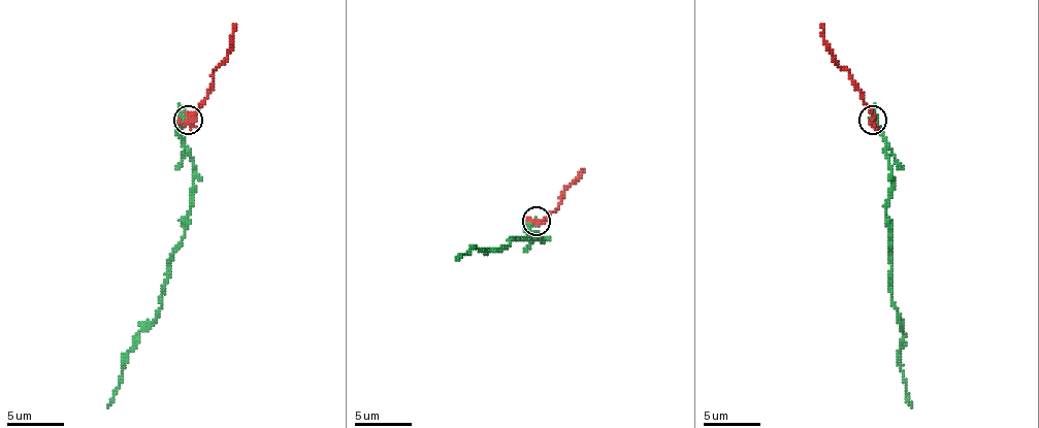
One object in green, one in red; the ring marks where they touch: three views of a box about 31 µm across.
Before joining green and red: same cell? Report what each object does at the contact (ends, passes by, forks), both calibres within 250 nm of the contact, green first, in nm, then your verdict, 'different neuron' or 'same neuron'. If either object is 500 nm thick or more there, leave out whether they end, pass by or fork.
green passes by; red passes by; calibres 360 and 320 nm; different neuron

